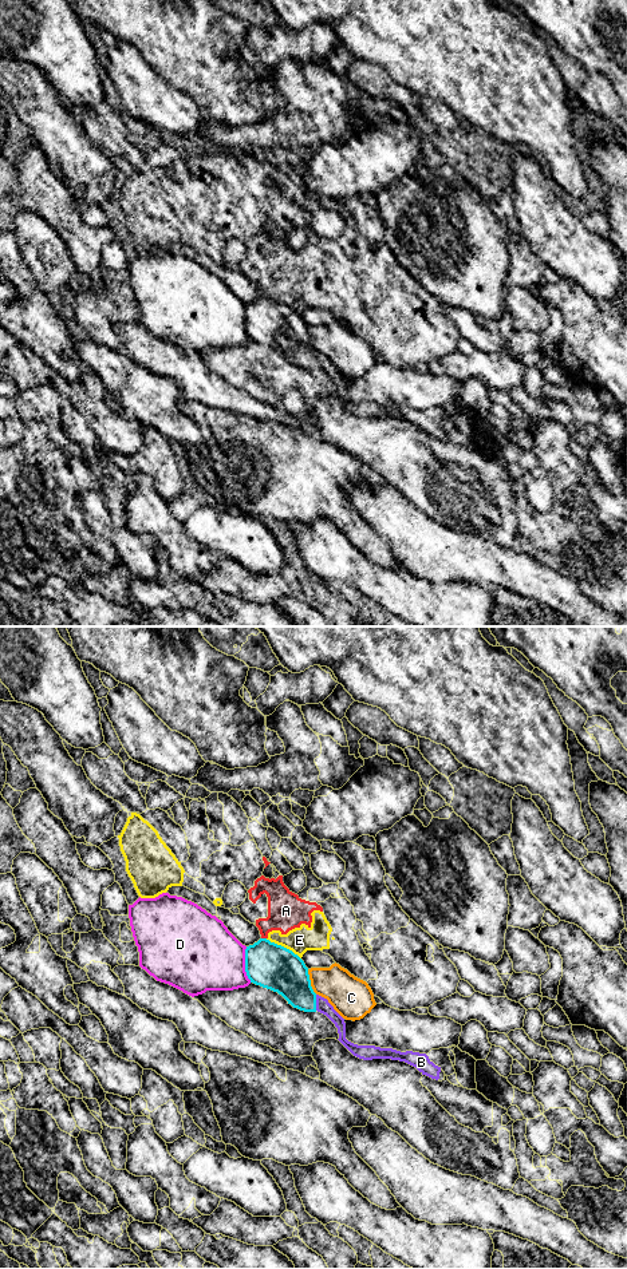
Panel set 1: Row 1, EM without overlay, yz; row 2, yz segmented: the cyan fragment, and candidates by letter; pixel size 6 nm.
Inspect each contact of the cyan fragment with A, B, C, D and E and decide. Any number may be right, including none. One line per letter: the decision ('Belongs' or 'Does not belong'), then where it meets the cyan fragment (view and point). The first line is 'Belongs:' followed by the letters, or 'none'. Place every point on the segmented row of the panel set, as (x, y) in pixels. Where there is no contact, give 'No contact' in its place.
Belongs: B
A: Does not belong. Touches cyan at yz (264, 939)
B: Belongs. Touches cyan at yz (315, 1003)
C: Does not belong. Touches cyan at yz (310, 981)
D: Does not belong. Touches cyan at yz (245, 964)
E: Does not belong. Touches cyan at yz (283, 947)

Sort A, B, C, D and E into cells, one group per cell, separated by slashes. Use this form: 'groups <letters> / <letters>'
groups A E / B / C / D

